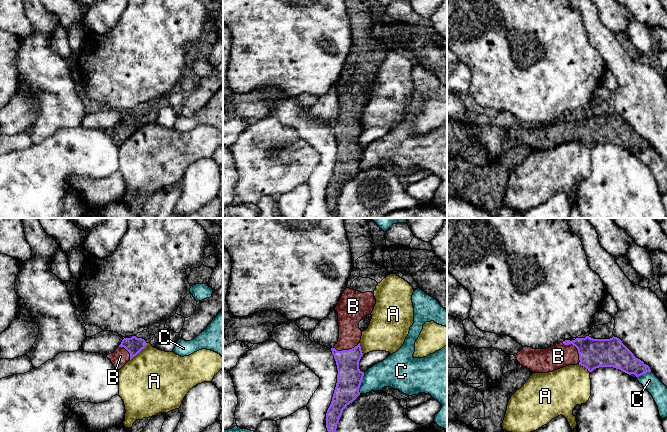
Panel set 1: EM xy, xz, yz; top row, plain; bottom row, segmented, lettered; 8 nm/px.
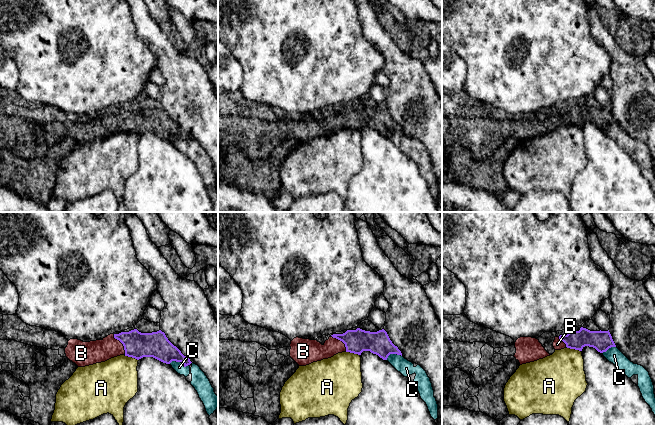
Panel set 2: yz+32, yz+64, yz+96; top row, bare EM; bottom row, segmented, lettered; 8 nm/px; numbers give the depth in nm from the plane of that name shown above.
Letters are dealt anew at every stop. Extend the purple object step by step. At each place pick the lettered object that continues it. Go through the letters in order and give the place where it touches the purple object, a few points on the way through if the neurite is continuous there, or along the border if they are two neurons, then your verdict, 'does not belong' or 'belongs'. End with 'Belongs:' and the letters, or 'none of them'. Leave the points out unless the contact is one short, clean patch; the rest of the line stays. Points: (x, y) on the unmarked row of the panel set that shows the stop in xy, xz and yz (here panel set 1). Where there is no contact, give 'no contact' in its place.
A: meets purple in xy at (139, 127); border along xy (147, 119), (130, 136); does not belong
B: meets purple in yz at (576, 123); runs through yz (593, 129), (580, 127), (576, 123), (571, 128), (558, 132); belongs
C: meets purple in xz at (360, 159); does not belong
Belongs: B

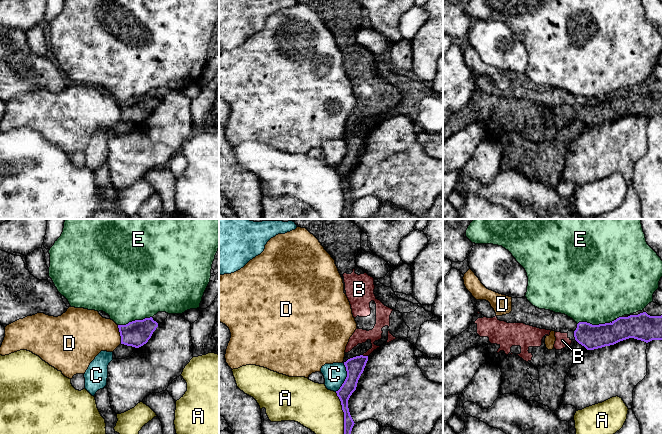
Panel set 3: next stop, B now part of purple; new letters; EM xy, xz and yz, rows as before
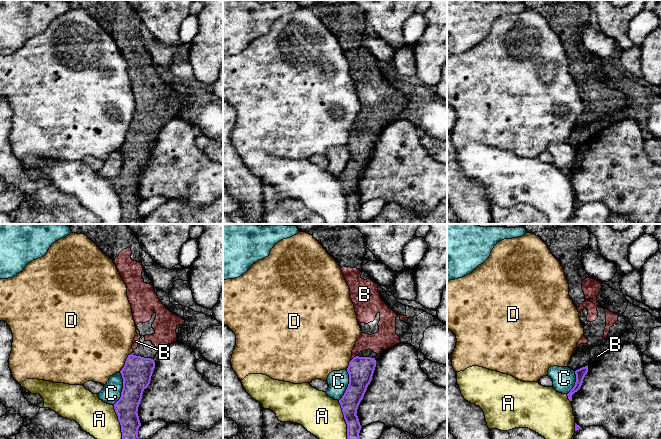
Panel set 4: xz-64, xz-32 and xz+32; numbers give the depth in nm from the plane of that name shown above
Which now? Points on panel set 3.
A: meets purple in xz at (344, 192); does not belong
B: meets purple in xz at (365, 132); runs through xz (355, 142), (365, 132), (373, 120), (360, 112); belongs
C: meets purple in xz at (346, 154); does not belong
D: meets purple in xy at (120, 110); border along xy (117, 101), (121, 119); does not belong
E: meets purple in yz at (595, 101); border along yz (614, 95), (598, 100), (586, 98), (579, 98), (577, 100); does not belong
Belongs: B

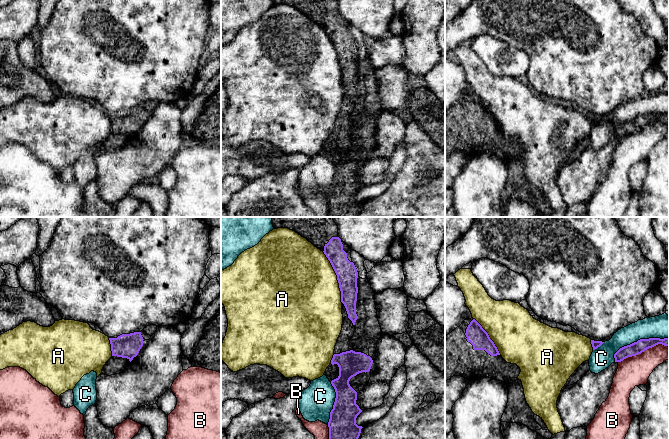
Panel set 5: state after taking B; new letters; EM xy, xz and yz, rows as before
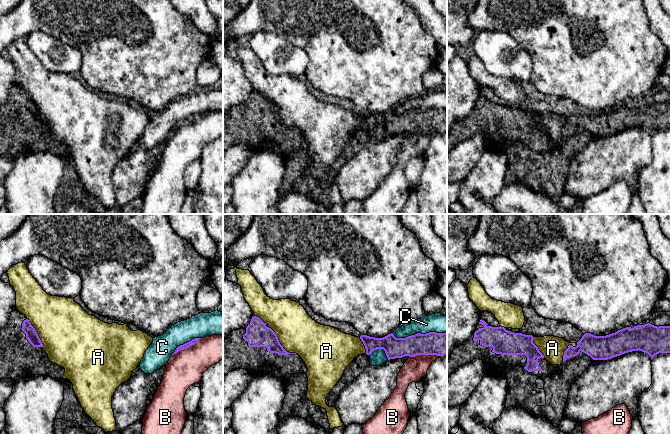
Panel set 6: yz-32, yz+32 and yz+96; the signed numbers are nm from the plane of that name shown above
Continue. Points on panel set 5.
A: meets purple in xz at (337, 53); does not belong
B: meets purple in yz at (643, 127); does not belong
C: meets purple in yz at (638, 116); does not belong
Belongs: none of them

